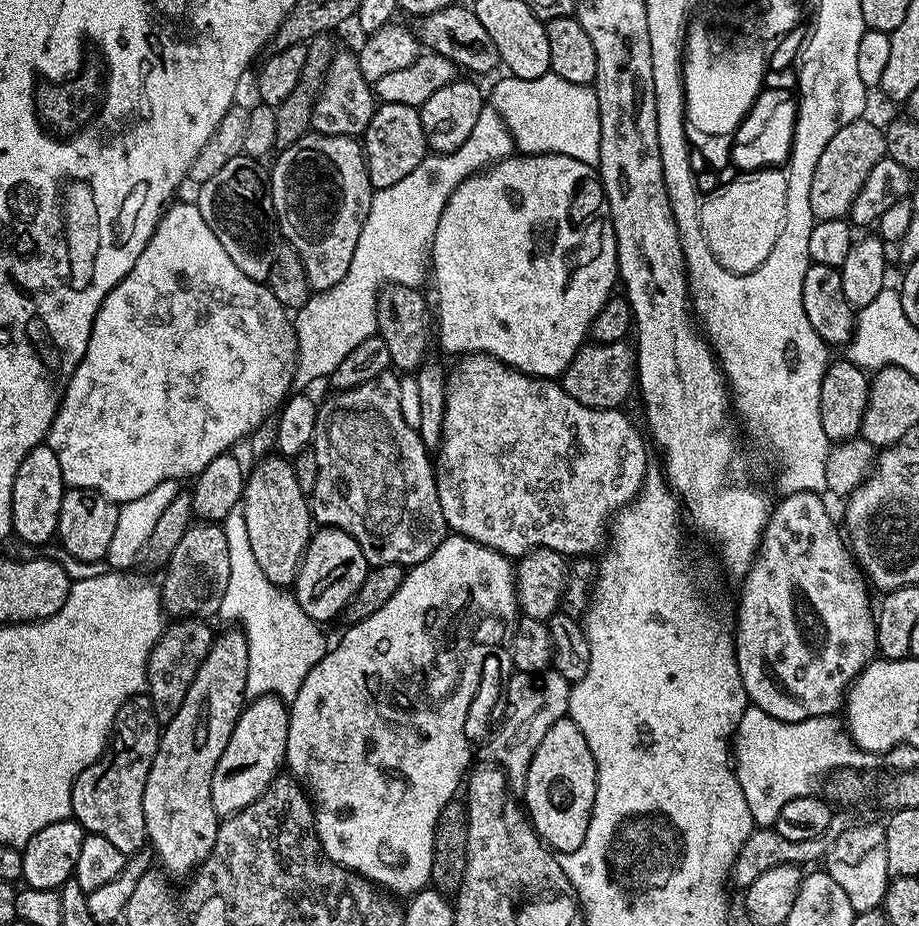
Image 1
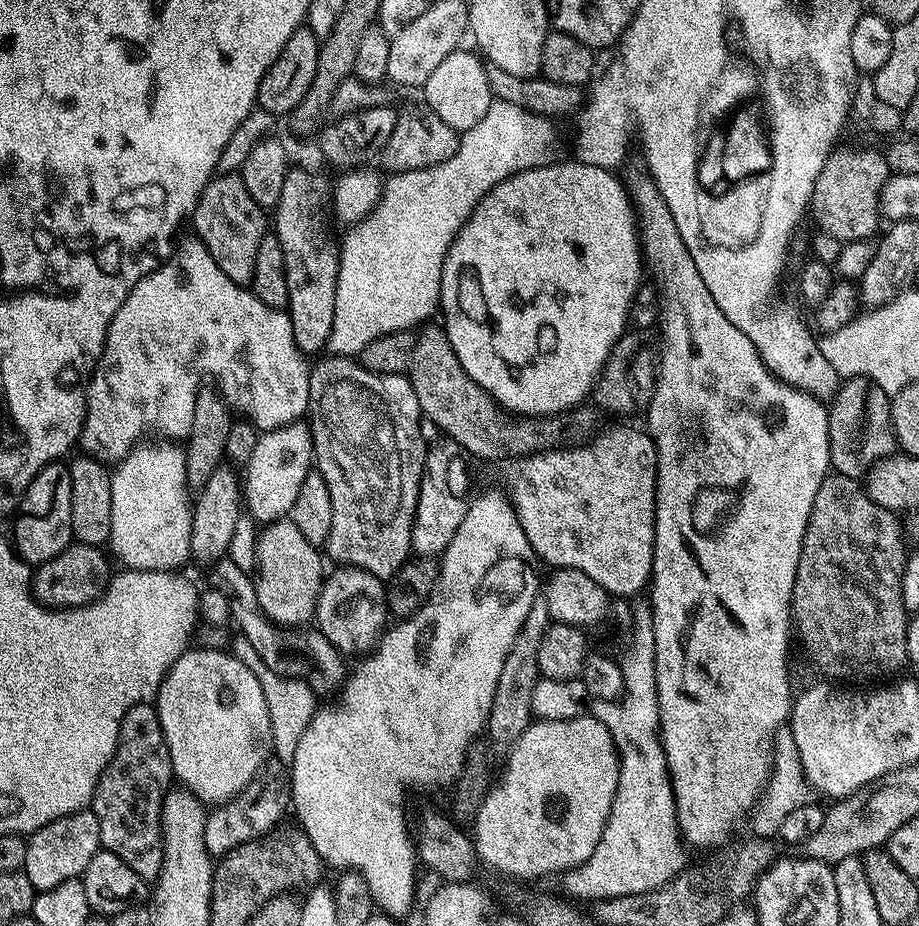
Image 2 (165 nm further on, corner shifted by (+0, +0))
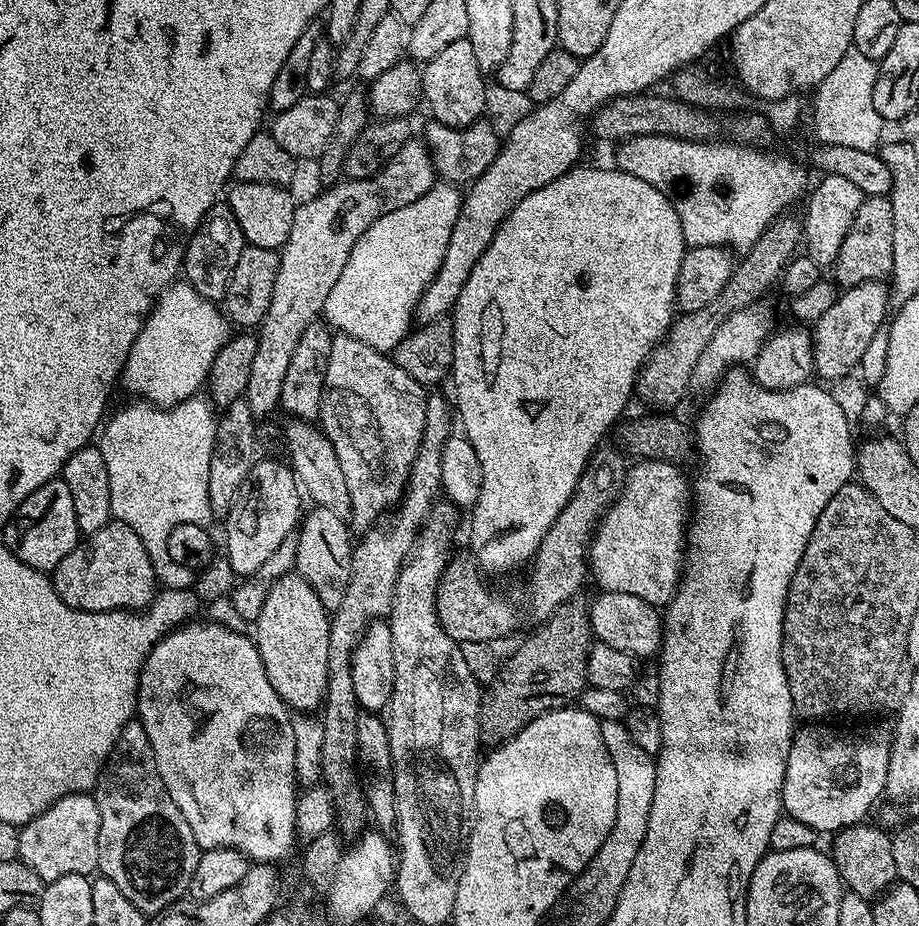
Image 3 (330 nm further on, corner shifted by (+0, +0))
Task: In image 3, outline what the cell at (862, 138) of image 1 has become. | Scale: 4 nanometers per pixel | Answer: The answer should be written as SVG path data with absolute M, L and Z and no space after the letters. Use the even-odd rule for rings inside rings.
M869 196L864 198L856 211L851 214L852 224L848 228L846 238L842 238L842 250L838 250L838 258L834 265L834 280L837 285L844 288L853 288L855 284L861 284L867 280L884 280L891 273L891 263L894 260L893 253L893 211L888 196Z

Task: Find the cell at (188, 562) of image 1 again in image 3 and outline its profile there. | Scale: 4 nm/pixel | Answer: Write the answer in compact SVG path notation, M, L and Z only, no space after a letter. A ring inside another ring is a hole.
M243 398L235 400L219 413L216 422L214 454L210 454L210 510L213 517L227 517L232 503L238 498L242 486L258 459L256 453L256 415Z

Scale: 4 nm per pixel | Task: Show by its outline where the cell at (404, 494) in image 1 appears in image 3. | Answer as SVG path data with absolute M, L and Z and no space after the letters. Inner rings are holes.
M343 334L333 335L330 362L326 366L324 397L320 399L318 424L324 437L334 446L338 462L342 462L346 490L350 490L350 524L353 529L367 530L373 527L385 513L399 504L422 442L428 398L425 385L414 382L414 378L410 378L406 370L402 370L392 361L391 355L366 346L366 342L358 342L358 338Z

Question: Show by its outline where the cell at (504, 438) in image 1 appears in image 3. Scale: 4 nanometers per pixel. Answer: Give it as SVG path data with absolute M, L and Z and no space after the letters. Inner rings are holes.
M640 460L627 469L624 488L612 507L596 525L588 546L588 567L591 579L597 580L606 592L634 594L642 602L666 606L680 585L686 559L686 525L690 520L690 480L670 460Z

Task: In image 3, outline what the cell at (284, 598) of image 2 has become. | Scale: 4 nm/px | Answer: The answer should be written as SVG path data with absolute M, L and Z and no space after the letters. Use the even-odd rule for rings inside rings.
M298 574L278 578L266 594L262 614L254 622L256 649L264 663L270 686L289 709L312 714L324 703L330 654L330 612L322 606L318 594Z

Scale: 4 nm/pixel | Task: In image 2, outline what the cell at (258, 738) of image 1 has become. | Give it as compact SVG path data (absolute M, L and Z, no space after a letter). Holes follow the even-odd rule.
M269 762L260 775L253 776L251 782L240 791L239 796L215 805L206 815L206 850L213 858L224 856L243 844L250 844L267 837L272 828L290 808L290 780L285 765Z

